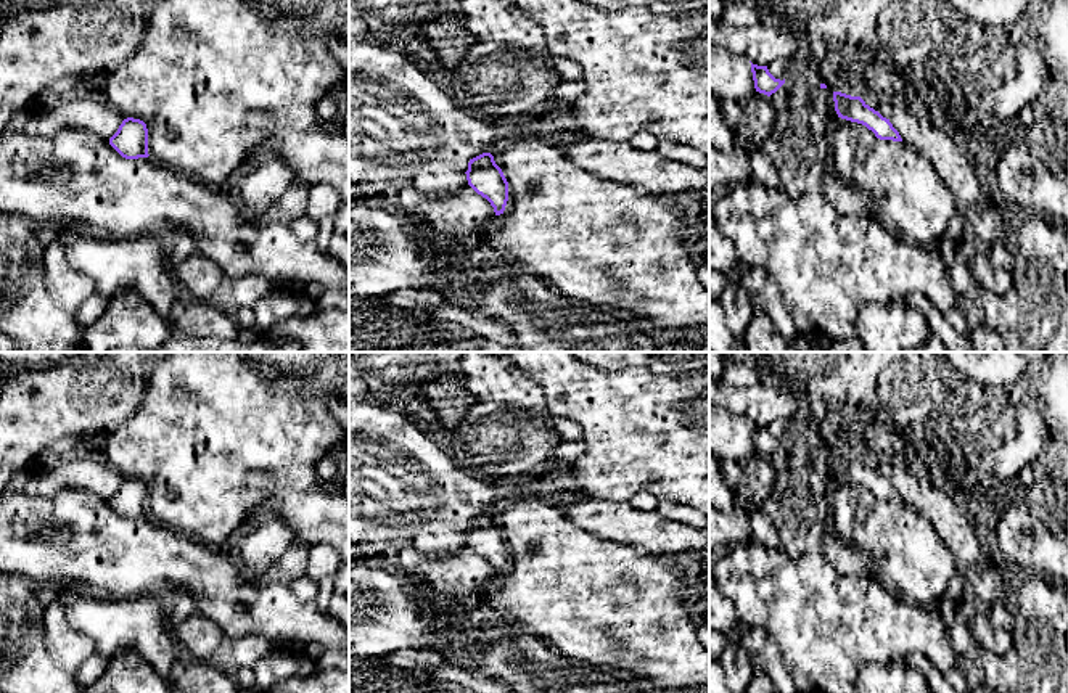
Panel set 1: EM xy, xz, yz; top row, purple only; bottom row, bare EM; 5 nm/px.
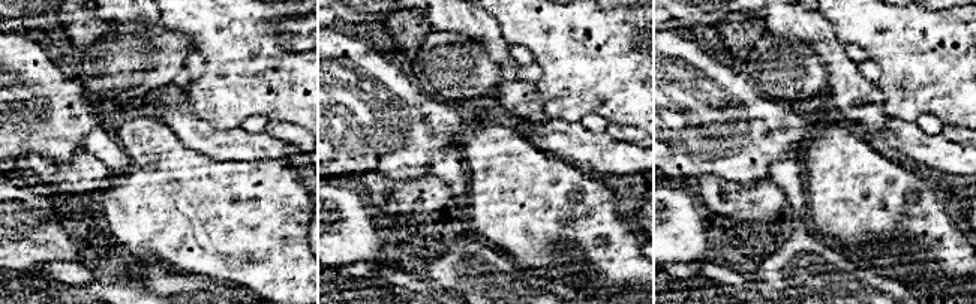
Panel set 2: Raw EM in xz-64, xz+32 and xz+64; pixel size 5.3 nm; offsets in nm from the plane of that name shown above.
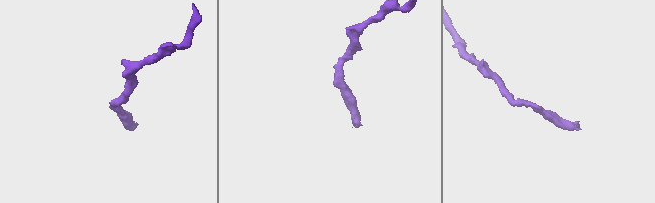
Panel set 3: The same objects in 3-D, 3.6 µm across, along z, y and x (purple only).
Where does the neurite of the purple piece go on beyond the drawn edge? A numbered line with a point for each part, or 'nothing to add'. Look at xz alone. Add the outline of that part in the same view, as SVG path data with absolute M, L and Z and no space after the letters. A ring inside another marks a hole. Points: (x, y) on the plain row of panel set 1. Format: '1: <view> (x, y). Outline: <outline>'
nothing to add

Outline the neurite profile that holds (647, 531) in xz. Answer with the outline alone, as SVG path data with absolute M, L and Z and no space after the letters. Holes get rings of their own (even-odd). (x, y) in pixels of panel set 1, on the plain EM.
M544 494L582 531L651 555L700 555L708 547L708 531L671 521L631 503L613 503L590 497Z

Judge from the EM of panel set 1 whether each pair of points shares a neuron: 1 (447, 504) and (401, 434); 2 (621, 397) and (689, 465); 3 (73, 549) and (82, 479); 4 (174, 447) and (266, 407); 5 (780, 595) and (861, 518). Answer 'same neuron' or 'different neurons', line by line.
1: same neuron
2: same neuron
3: different neurons
4: same neuron
5: different neurons

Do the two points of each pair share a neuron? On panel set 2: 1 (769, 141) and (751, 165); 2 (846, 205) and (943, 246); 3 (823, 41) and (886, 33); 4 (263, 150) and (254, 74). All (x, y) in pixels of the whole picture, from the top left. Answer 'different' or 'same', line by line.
1: same
2: same
3: different
4: different

